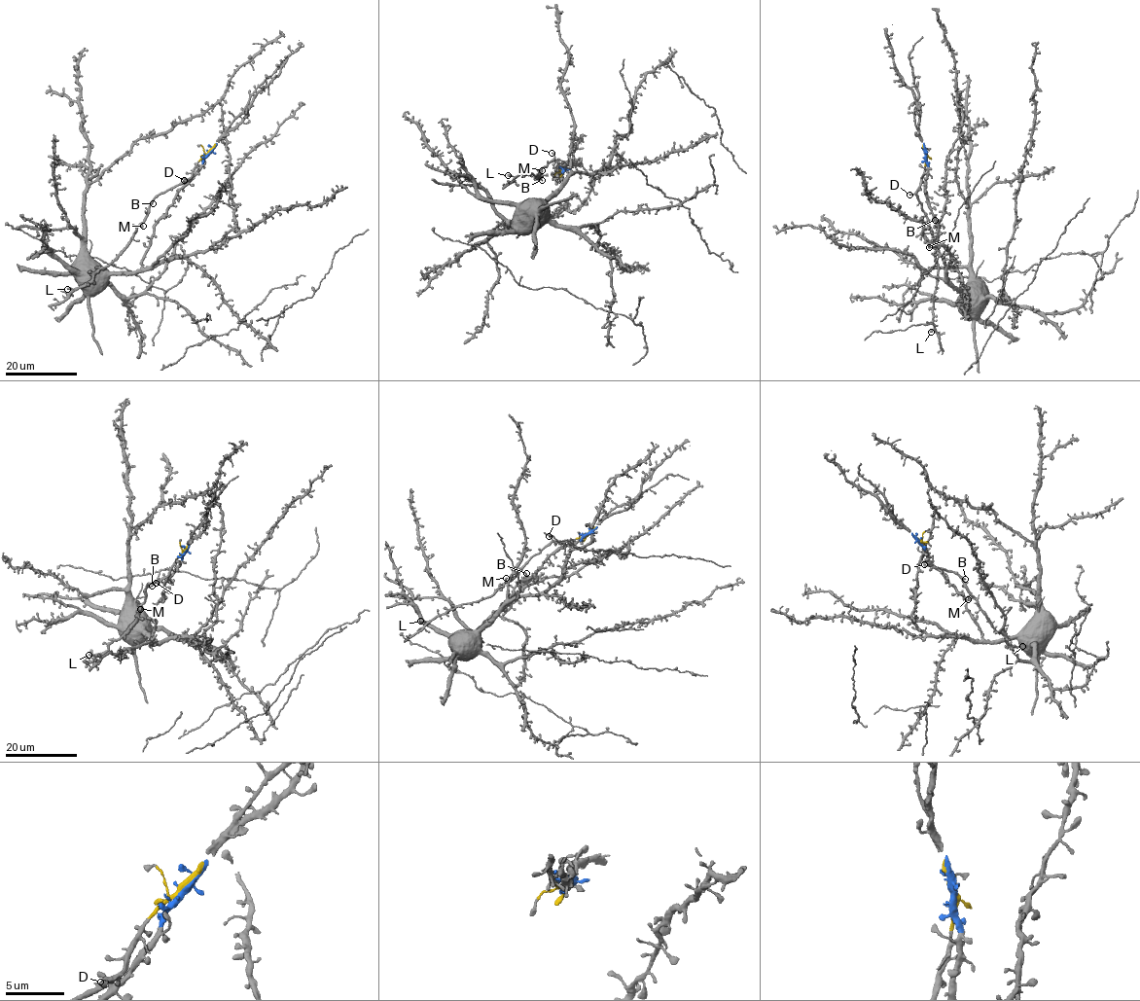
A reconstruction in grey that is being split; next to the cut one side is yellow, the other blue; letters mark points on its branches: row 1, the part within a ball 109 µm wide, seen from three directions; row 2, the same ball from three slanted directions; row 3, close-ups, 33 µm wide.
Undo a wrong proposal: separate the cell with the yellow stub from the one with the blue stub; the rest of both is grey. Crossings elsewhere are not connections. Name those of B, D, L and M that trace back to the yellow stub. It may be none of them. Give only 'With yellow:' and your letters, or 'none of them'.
With yellow: B, D, L, M

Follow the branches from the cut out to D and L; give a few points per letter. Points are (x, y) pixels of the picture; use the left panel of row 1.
D: (210, 150), (184, 180)
L: (210, 150), (193, 175), (152, 202), (126, 247), (92, 278), (67, 289)

